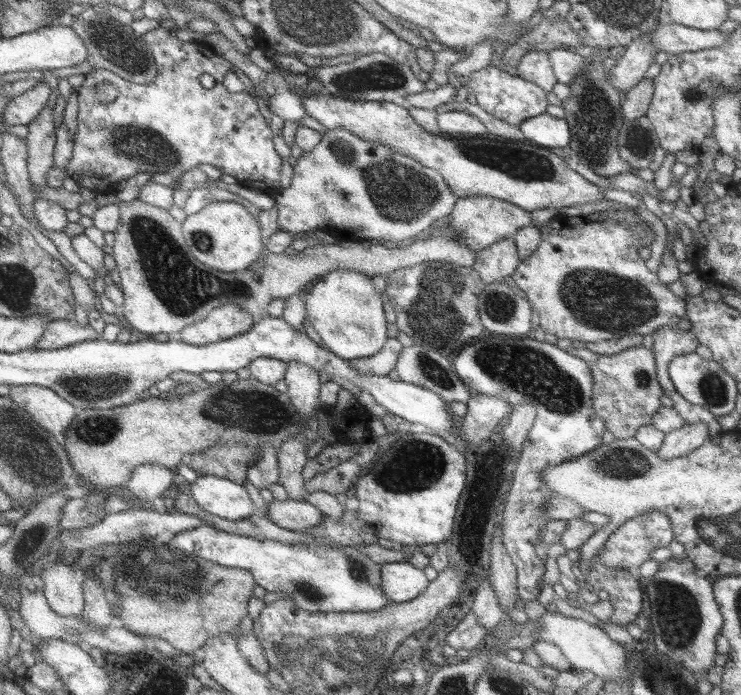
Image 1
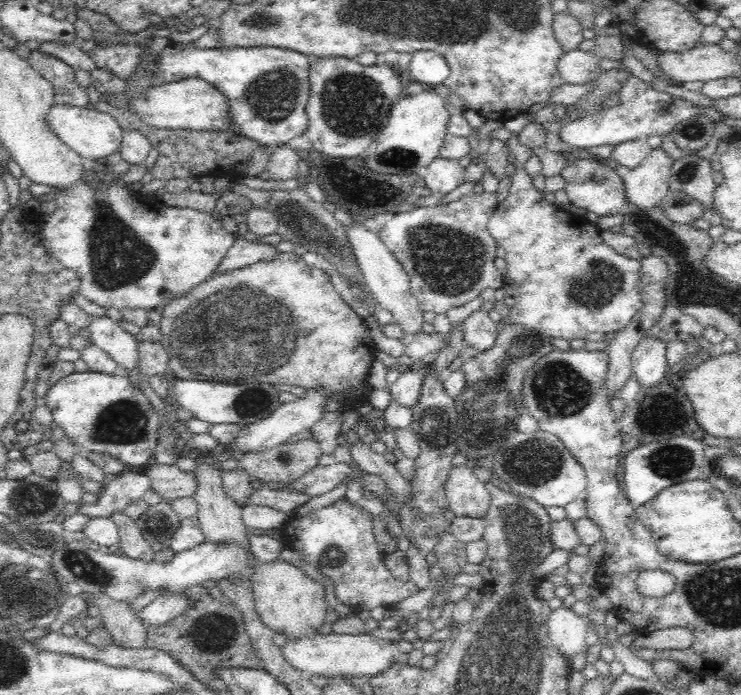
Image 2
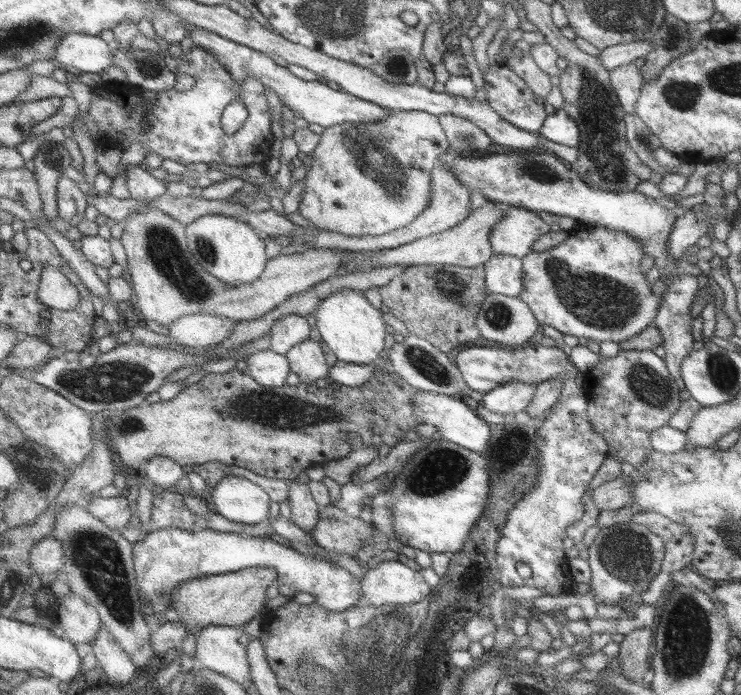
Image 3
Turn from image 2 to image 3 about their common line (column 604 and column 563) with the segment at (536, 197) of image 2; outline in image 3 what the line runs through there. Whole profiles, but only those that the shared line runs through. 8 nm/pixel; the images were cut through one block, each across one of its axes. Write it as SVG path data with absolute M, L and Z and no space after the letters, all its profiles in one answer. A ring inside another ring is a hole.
M581 225L578 229L570 229L568 231L568 237L557 246L550 248L543 252L529 251L527 255L520 258L521 261L521 272L522 272L522 287L521 292L518 294L519 300L522 300L533 313L535 320L539 326L545 324L545 326L551 326L555 328L562 335L575 336L575 338L589 338L596 342L603 342L603 340L609 340L609 342L623 342L631 336L636 335L640 330L648 327L652 324L652 318L657 310L658 296L655 297L651 293L650 286L644 277L644 270L639 269L639 260L645 257L642 251L642 246L628 234L624 232L615 232L607 228L601 228L600 226L588 226Z

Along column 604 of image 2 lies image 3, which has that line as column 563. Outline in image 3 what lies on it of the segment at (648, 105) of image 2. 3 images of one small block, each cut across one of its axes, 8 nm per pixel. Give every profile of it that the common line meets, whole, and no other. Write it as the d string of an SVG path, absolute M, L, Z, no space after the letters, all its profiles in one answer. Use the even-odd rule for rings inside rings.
M555 109L555 112L547 115L537 133L545 140L563 146L576 147L579 142L577 125L563 109Z

